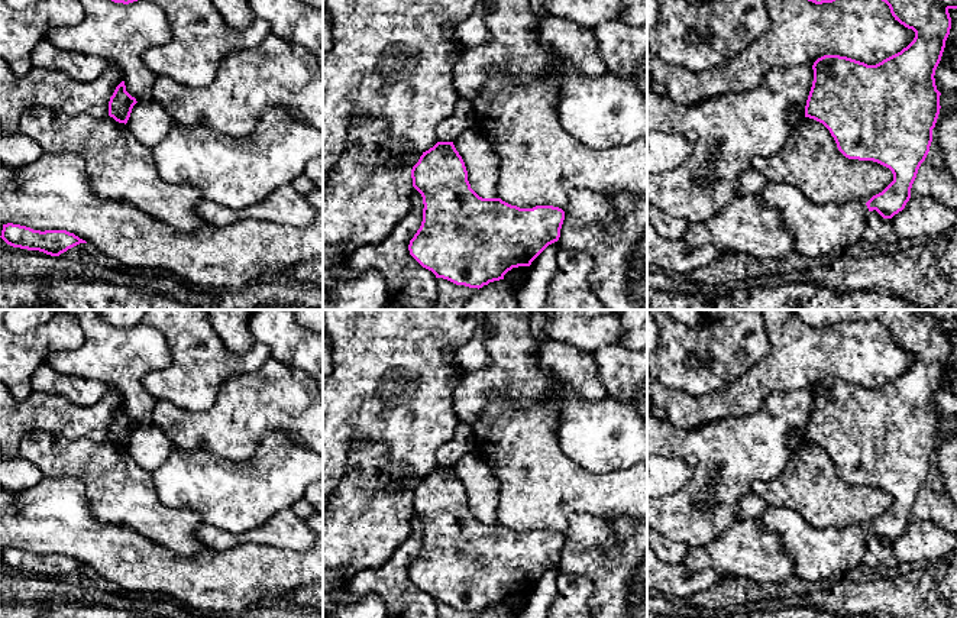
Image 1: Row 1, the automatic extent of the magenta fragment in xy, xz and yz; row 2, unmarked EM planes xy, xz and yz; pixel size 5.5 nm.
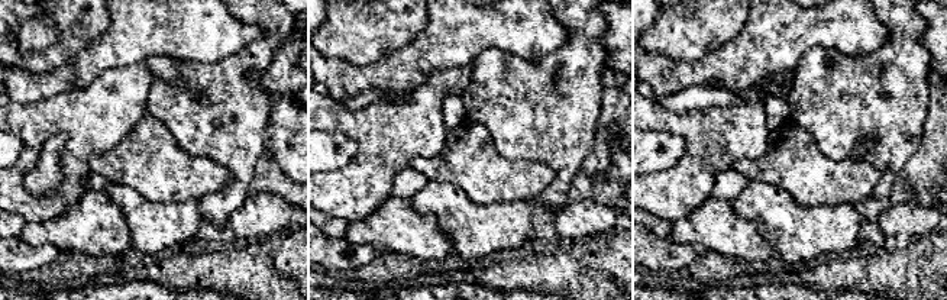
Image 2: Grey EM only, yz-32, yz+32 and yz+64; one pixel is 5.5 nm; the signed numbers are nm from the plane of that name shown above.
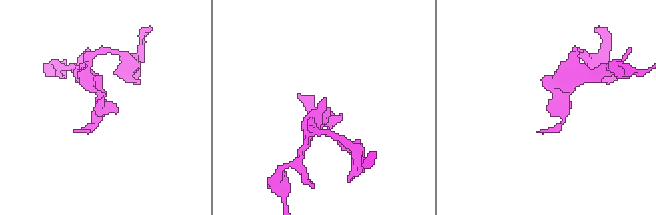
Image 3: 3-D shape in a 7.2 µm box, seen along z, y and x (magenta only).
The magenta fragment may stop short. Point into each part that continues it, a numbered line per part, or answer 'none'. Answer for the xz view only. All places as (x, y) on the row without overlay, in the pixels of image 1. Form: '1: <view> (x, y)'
none

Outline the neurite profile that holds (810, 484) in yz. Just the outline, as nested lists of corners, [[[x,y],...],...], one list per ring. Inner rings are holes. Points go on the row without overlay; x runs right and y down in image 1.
[[[804,441],[791,454],[783,470],[776,478],[754,481],[751,494],[762,498],[769,507],[796,511],[814,528],[867,527],[893,505],[892,495],[877,486],[846,482],[838,475],[830,454],[809,441]]]

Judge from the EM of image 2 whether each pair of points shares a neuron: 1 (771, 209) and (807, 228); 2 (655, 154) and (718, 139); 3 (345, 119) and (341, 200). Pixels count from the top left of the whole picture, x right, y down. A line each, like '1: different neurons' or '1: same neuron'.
1: same neuron
2: different neurons
3: same neuron

